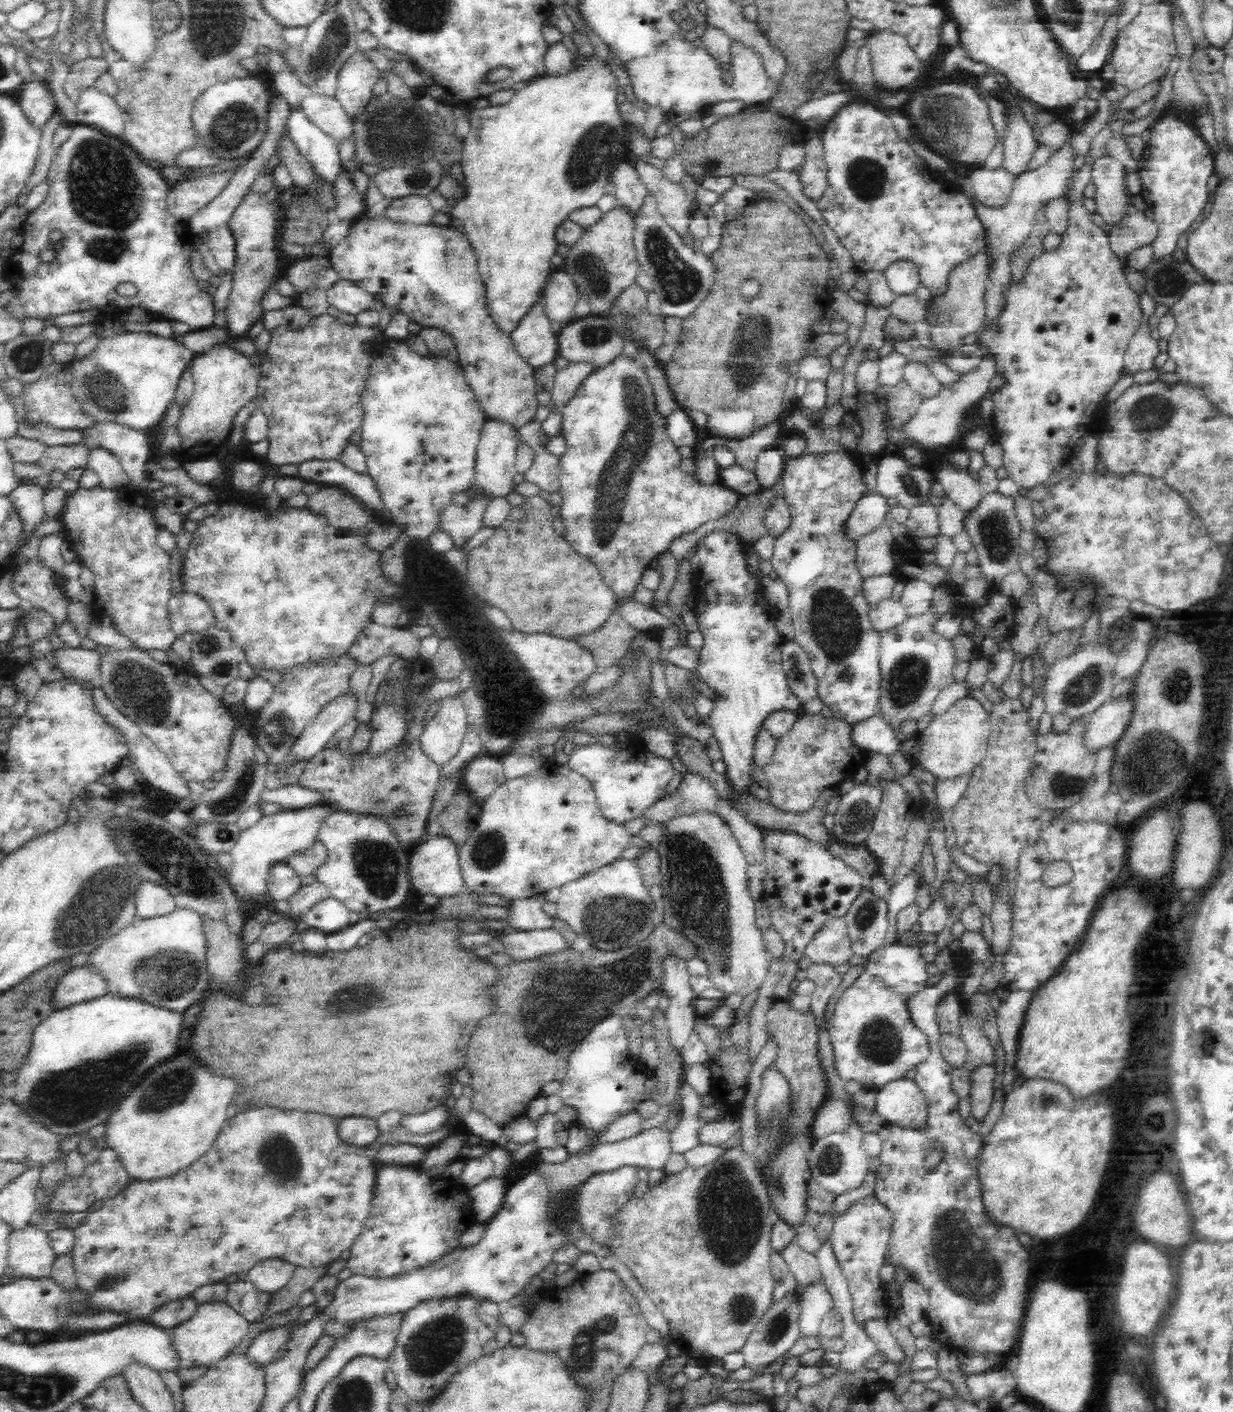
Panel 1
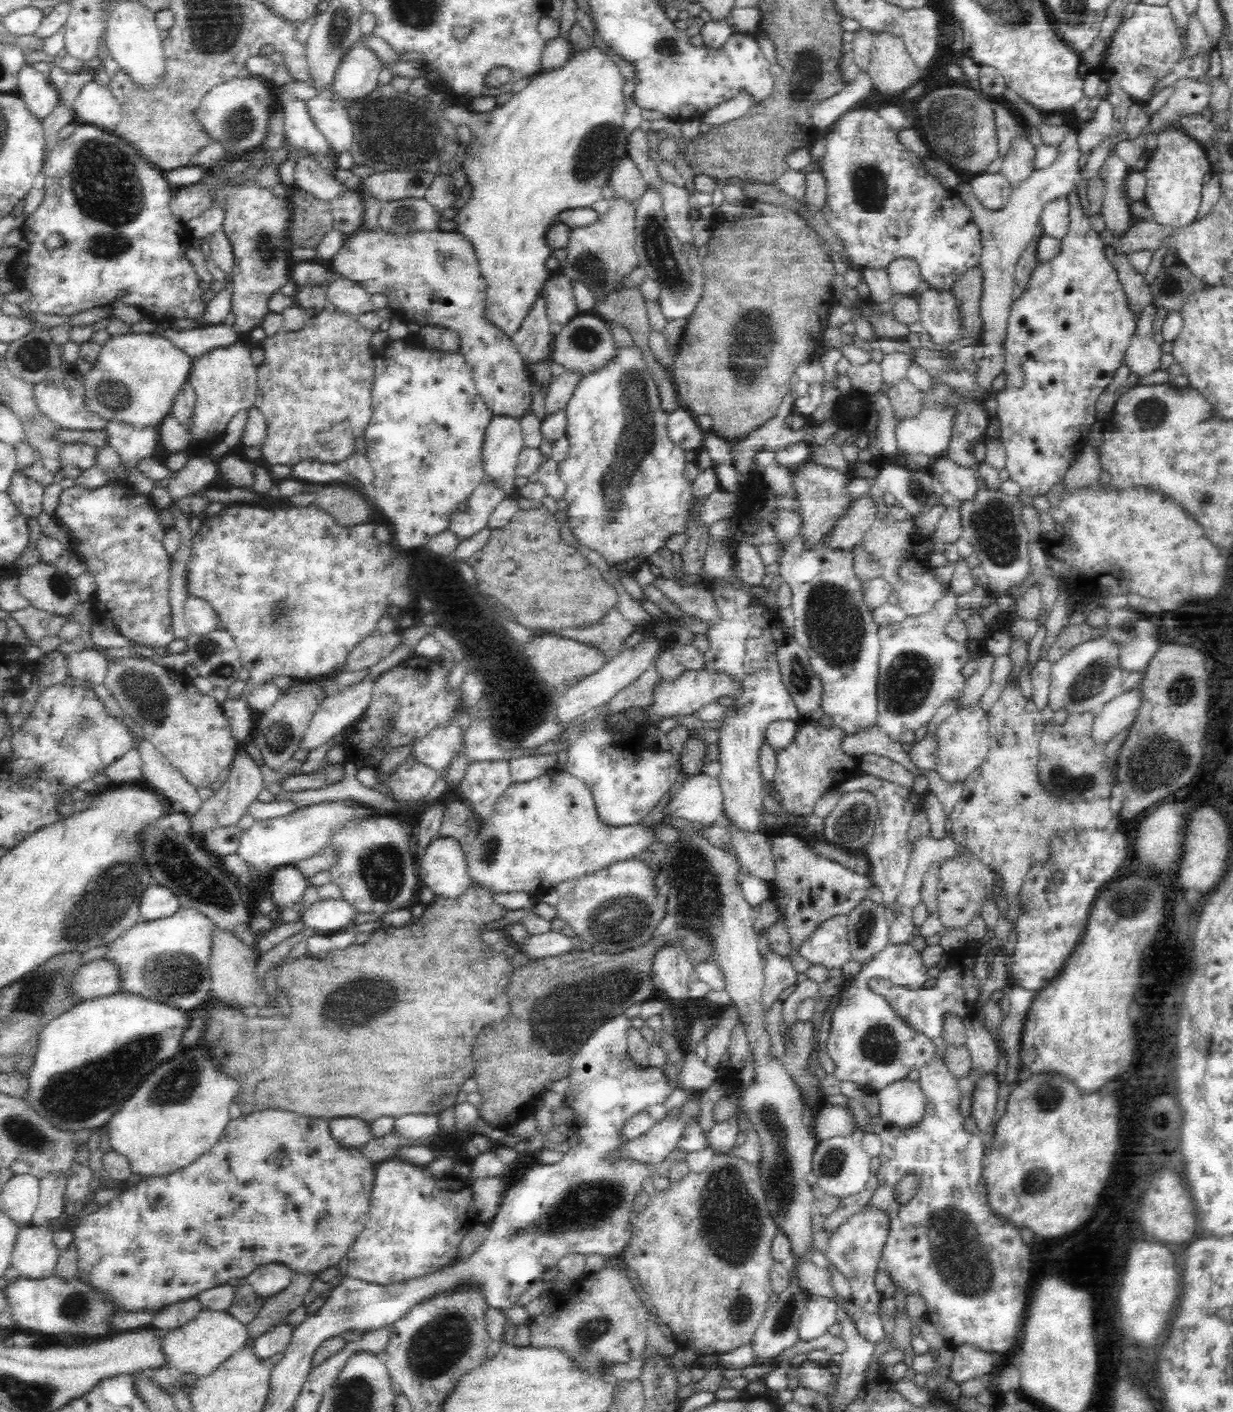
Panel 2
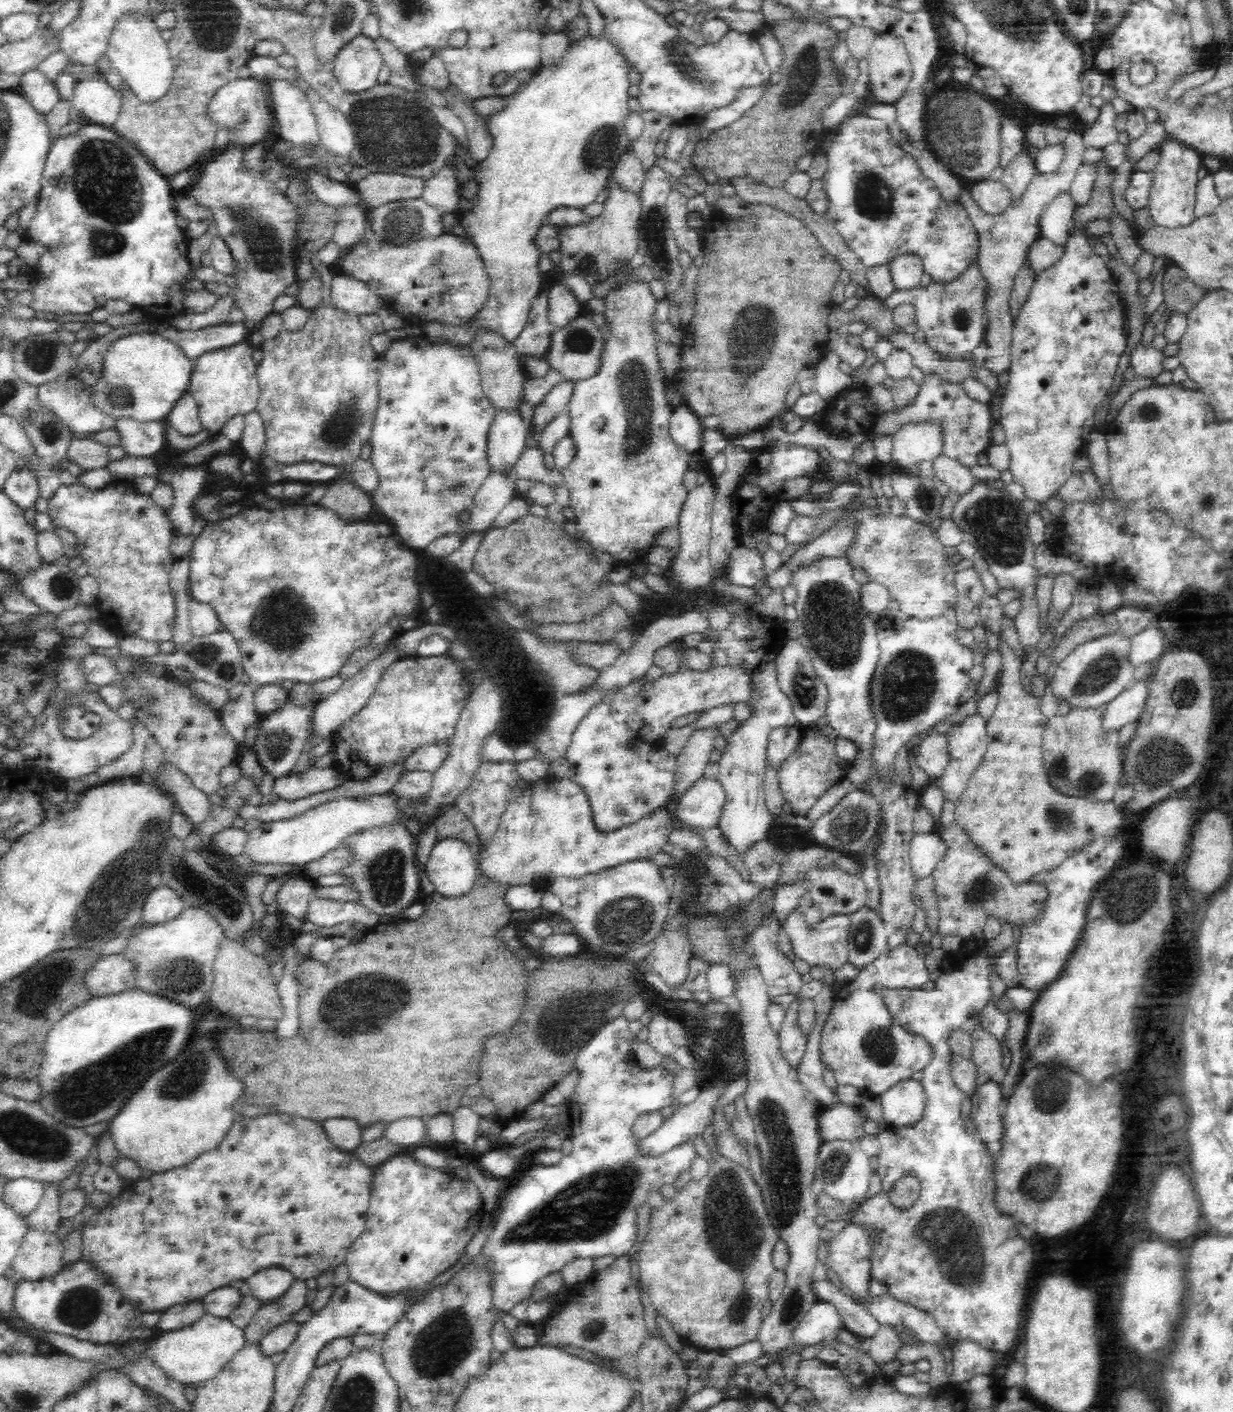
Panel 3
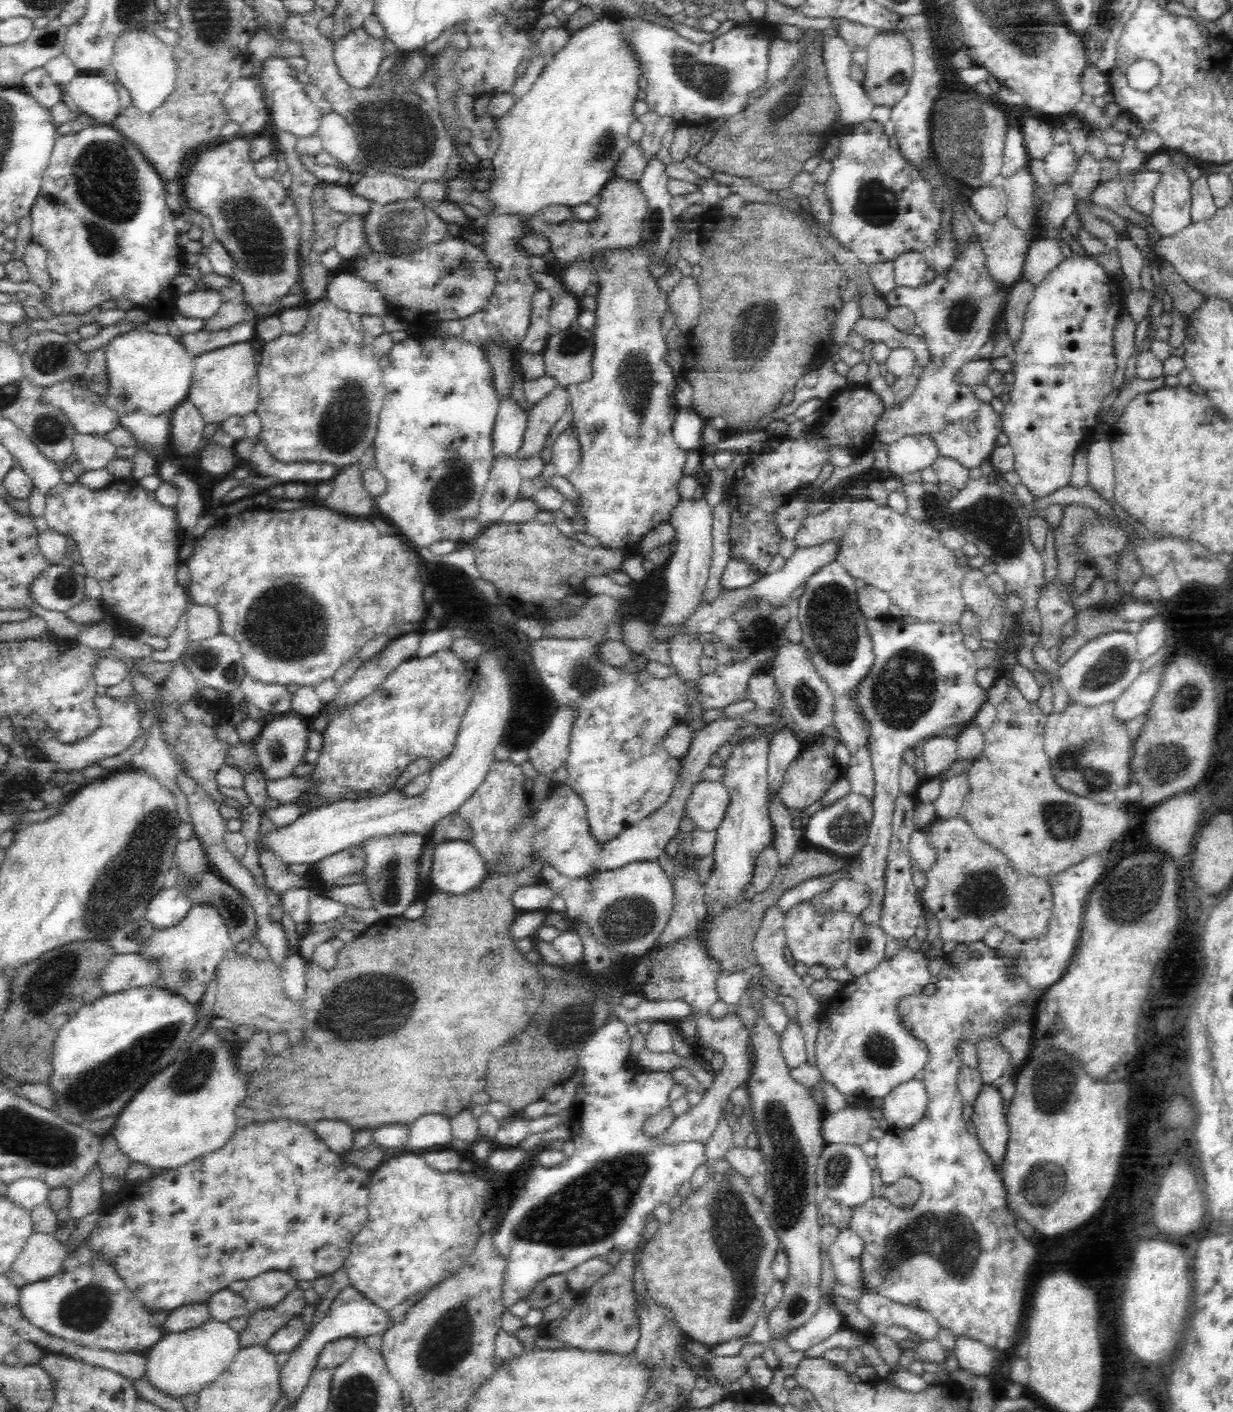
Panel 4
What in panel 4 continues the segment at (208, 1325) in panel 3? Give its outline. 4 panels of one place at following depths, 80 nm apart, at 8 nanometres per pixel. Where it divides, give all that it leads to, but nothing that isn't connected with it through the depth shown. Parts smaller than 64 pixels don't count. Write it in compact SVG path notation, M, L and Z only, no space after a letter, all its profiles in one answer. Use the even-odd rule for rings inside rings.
M206 1318L198 1326L188 1330L164 1332L152 1346L144 1352L148 1360L149 1382L165 1393L173 1392L181 1396L184 1392L198 1392L206 1383L217 1379L234 1361L235 1354L242 1348L241 1334L228 1322Z

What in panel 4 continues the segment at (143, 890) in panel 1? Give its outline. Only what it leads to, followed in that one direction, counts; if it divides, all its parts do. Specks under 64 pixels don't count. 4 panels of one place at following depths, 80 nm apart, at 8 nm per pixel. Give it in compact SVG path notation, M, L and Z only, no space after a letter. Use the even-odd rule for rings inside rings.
M166 886L148 900L144 919L155 928L172 926L186 914L186 910L190 907L190 901L180 890L173 886Z

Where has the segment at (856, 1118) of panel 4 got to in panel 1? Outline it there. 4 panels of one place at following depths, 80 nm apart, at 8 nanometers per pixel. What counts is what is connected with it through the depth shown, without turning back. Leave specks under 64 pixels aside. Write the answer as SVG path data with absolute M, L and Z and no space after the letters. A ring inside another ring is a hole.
M830 1093L827 1094L814 1114L811 1133L815 1138L846 1130L853 1121L848 1103L842 1098L832 1098L830 1095Z

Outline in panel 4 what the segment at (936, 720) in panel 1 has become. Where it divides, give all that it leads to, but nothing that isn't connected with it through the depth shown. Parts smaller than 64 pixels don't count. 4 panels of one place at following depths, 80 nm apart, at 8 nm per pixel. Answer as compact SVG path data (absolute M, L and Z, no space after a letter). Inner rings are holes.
M975 717L968 719L952 739L956 744L955 762L957 760L970 762L971 768L973 768L986 748L985 734L981 729L981 723L977 722ZM970 770L946 776L941 781L941 794L936 801L937 819L948 820L957 817L967 790L970 788Z

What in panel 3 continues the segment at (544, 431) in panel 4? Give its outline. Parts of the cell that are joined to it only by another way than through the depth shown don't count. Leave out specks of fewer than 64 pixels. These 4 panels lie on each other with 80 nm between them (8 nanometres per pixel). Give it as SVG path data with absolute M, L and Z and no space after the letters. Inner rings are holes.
M563 377L558 384L554 384L550 388L550 392L546 394L542 406L535 409L534 422L538 429L541 429L548 420L558 417L558 414L567 410L575 384L576 380Z

